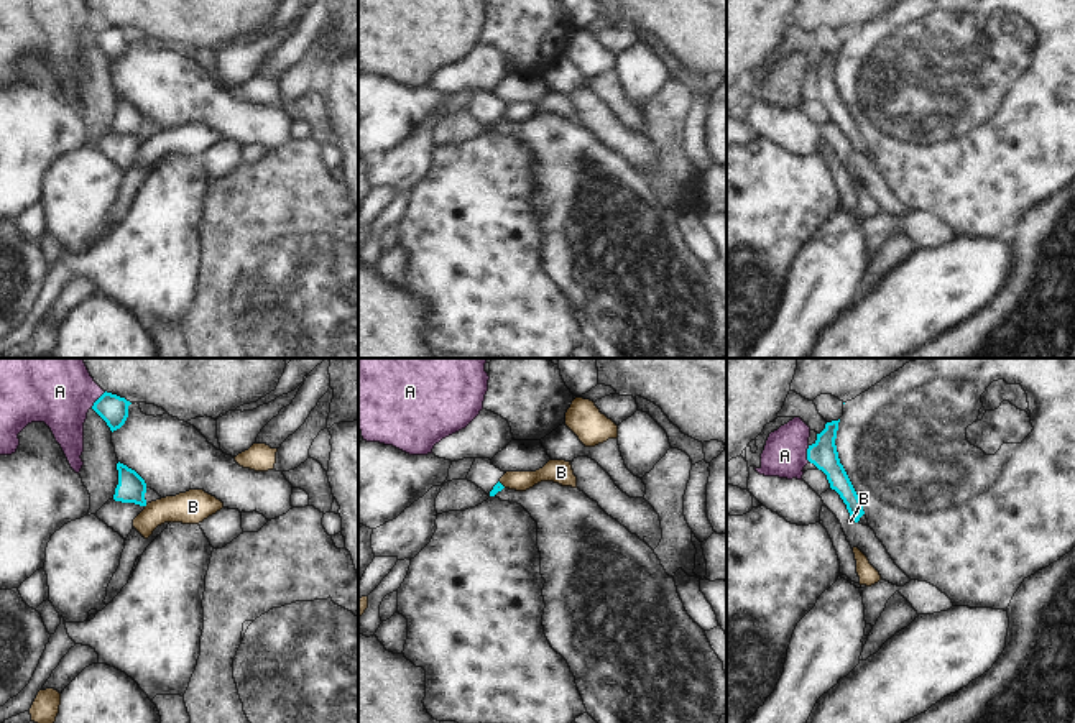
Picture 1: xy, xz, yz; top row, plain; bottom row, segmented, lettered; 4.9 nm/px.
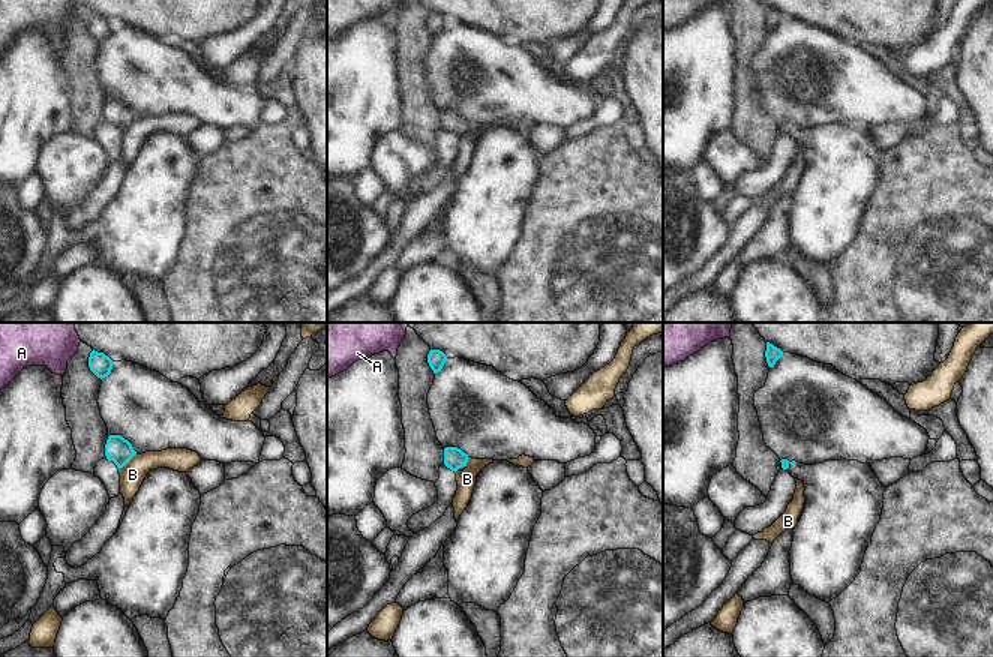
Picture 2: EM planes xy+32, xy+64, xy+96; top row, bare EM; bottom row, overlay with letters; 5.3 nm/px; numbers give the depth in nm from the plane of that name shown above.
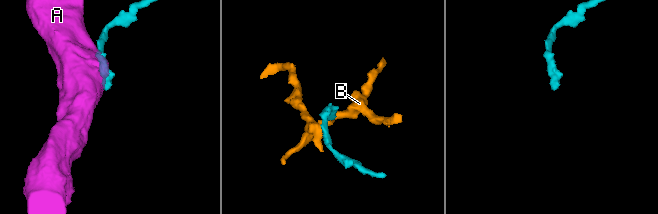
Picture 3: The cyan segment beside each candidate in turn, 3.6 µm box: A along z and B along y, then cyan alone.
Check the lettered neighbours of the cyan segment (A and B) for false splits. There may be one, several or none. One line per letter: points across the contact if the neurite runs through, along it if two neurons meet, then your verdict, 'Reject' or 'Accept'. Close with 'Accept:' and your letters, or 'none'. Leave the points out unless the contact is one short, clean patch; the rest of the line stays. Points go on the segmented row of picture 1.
A: Boundary: xy (106, 391), (91, 406). Reject
B: Boundary: xz (498, 482), (505, 487). Reject
Accept: none

